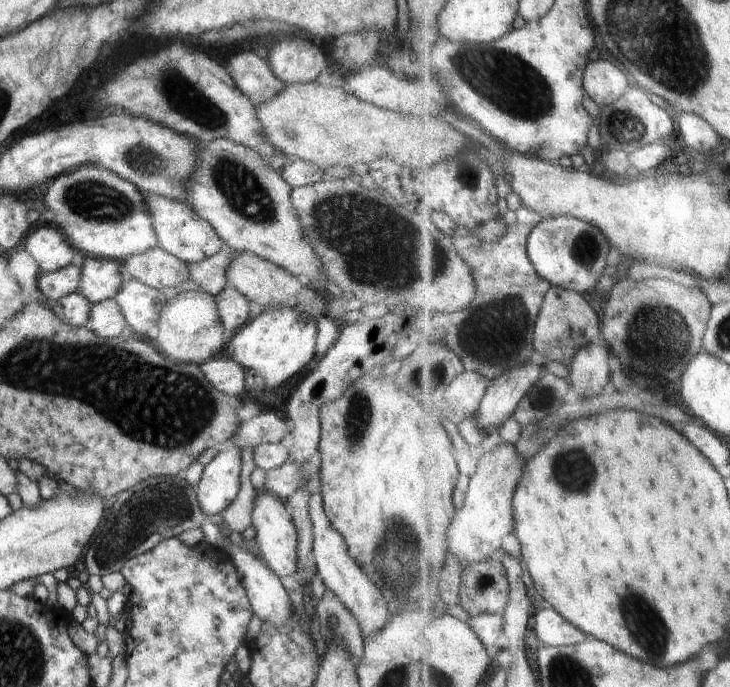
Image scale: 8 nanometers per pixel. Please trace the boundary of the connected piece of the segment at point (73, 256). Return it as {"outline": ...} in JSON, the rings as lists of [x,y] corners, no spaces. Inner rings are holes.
{"outline":[[[54,224],[31,230],[24,248],[34,257],[42,273],[62,270],[79,260],[70,240]]]}

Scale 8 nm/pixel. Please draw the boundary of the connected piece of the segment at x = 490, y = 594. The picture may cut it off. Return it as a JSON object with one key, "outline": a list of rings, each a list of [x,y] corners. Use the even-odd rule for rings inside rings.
{"outline":[[[505,563],[469,564],[461,576],[461,606],[473,616],[492,613],[504,616],[512,590]]]}

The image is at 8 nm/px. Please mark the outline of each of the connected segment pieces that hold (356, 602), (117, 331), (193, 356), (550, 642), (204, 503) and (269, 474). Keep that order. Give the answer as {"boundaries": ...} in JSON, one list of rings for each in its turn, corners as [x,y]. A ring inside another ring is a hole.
{"boundaries":[[[[314,493],[309,496],[309,516],[312,524],[314,544],[314,560],[316,562],[317,573],[322,577],[325,586],[330,589],[348,609],[348,612],[356,619],[362,638],[370,638],[378,630],[382,630],[391,617],[392,602],[386,598],[384,591],[379,589],[360,570],[360,566],[348,554],[347,546],[340,533],[333,528],[326,516],[324,502],[321,493]]],[[[106,299],[90,306],[90,318],[85,327],[102,338],[111,339],[120,337],[126,325],[116,300]]],[[[202,290],[183,291],[174,298],[166,299],[152,336],[158,351],[168,359],[196,365],[223,354],[228,338],[218,314],[215,297]]],[[[554,608],[541,609],[535,618],[538,638],[543,646],[576,646],[588,638],[584,630],[568,622]]],[[[228,446],[204,467],[195,491],[202,512],[209,517],[222,514],[234,502],[241,485],[241,450]]],[[[288,460],[280,468],[266,471],[263,490],[285,501],[292,494],[296,494],[296,490],[307,488],[308,482],[316,474],[320,474],[319,460],[313,460],[304,466],[296,466],[294,462]]]]}

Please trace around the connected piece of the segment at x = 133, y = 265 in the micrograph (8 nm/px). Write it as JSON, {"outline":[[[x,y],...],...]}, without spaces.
{"outline":[[[160,246],[123,258],[121,263],[126,275],[156,290],[176,287],[190,280],[187,263]]]}

